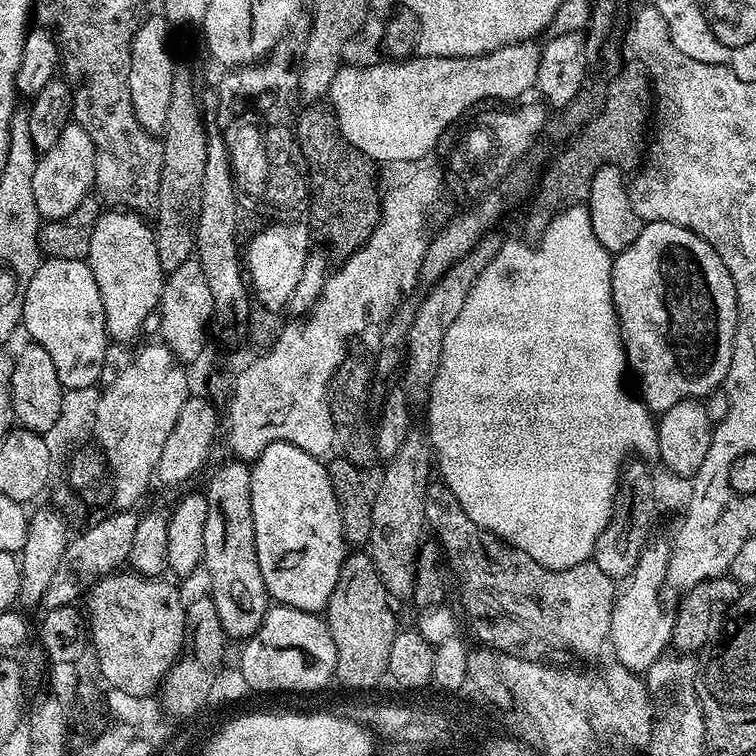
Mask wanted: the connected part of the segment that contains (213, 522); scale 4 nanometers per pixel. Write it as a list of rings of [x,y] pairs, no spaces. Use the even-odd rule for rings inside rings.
[[[235,458],[229,459],[229,464],[216,468],[208,480],[208,488],[203,494],[208,500],[206,506],[206,534],[202,534],[204,558],[203,571],[208,571],[208,584],[210,595],[214,602],[214,610],[218,610],[218,622],[222,622],[225,637],[232,636],[236,642],[247,641],[249,636],[255,634],[264,625],[264,616],[270,607],[268,587],[262,578],[262,570],[258,566],[256,553],[256,539],[254,538],[254,510],[252,509],[252,470],[247,463]]]

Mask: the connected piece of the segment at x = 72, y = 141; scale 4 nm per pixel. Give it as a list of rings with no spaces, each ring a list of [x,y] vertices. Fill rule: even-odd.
[[[70,122],[58,134],[58,143],[54,150],[43,153],[37,162],[37,170],[34,171],[34,199],[38,208],[41,221],[62,220],[68,214],[77,210],[84,199],[90,196],[96,183],[96,171],[94,170],[94,142],[90,142],[90,134],[78,123]]]

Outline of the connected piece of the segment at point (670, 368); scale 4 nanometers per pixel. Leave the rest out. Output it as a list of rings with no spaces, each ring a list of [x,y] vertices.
[[[670,222],[645,223],[640,229],[638,238],[634,238],[634,242],[630,242],[630,246],[626,246],[626,250],[615,253],[612,262],[612,301],[616,311],[616,321],[620,323],[620,341],[624,344],[626,364],[631,375],[633,372],[637,382],[640,383],[638,396],[643,400],[644,406],[649,412],[653,414],[665,412],[678,402],[703,398],[708,393],[717,391],[723,385],[724,379],[728,376],[732,347],[736,337],[736,287],[734,278],[730,278],[730,270],[726,270],[722,258],[718,258],[716,251],[698,234],[694,234],[689,228],[683,228]]]

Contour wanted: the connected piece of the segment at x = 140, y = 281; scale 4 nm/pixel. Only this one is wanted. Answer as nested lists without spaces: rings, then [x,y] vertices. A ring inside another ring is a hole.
[[[108,210],[99,216],[90,237],[86,263],[102,294],[109,337],[117,344],[131,345],[148,315],[157,311],[166,277],[158,262],[156,233],[144,219],[131,210]]]

